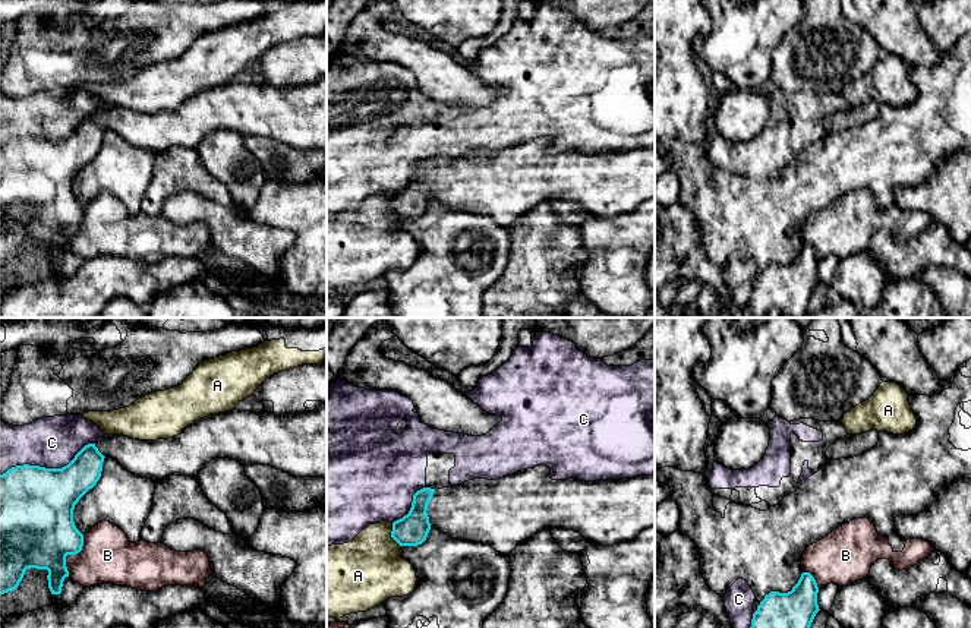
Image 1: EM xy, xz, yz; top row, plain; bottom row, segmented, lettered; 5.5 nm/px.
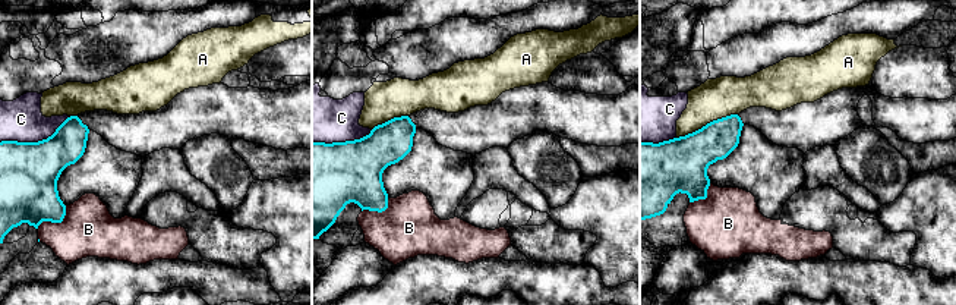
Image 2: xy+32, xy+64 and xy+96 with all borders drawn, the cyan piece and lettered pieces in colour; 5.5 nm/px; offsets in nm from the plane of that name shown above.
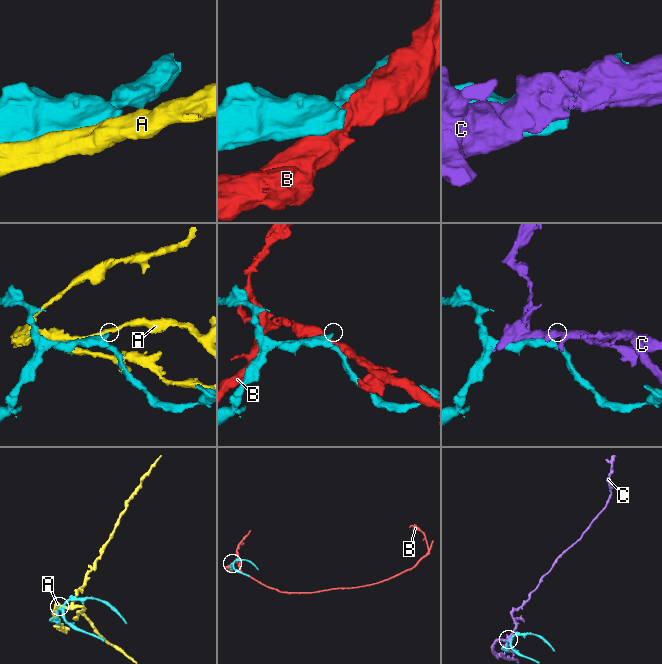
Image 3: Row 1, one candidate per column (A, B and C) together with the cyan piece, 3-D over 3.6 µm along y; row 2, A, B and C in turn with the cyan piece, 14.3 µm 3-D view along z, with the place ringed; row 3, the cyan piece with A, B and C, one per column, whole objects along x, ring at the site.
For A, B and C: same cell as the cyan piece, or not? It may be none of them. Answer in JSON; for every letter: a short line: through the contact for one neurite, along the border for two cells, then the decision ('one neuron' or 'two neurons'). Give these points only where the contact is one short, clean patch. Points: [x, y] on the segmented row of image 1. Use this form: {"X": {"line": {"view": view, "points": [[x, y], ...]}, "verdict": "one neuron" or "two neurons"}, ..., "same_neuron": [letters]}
{"A": {"verdict": "two neurons"}, "B": {"verdict": "two neurons"}, "C": {"verdict": "two neurons"}, "same_neuron": []}

